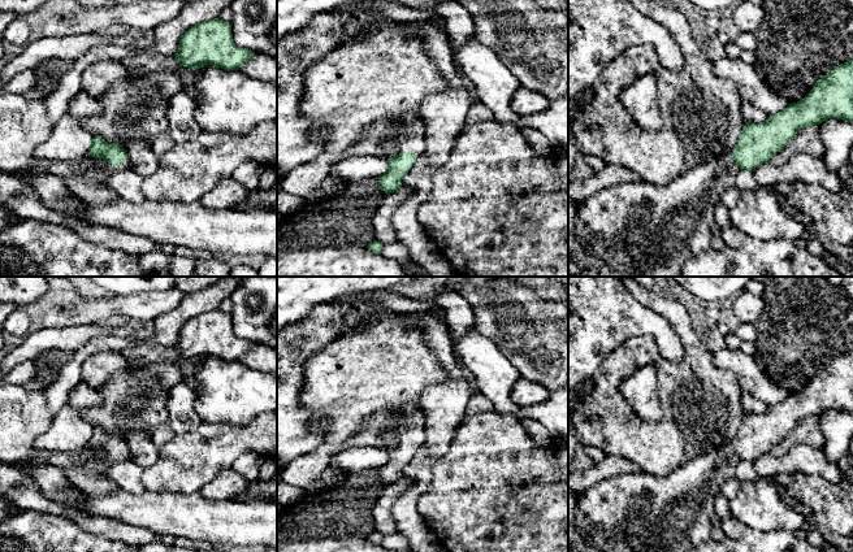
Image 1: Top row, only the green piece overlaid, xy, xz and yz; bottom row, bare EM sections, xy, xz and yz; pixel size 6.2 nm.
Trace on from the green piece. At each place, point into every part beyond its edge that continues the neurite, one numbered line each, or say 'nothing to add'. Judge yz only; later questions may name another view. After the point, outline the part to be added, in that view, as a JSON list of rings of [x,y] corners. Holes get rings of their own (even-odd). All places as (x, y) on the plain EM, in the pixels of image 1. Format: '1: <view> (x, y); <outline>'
1: yz (635, 512); [[[729,444],[700,453],[666,477],[640,471],[601,481],[580,494],[575,516],[568,521],[568,552],[688,552],[711,539],[715,497],[720,486],[735,477],[739,462]]]

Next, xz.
1: xz (386, 429); [[[407,405],[374,413],[348,440],[352,447],[369,445],[391,449],[403,443],[421,445],[426,438],[426,418],[420,407]]]

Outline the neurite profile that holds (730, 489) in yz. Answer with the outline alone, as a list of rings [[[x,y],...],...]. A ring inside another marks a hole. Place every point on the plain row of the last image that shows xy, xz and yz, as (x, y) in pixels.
[[[733,477],[720,486],[720,495],[731,500],[737,495],[740,486],[741,483]]]

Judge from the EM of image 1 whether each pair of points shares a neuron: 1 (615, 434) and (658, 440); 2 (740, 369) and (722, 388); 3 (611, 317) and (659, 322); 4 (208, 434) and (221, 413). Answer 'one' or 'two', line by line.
1: one
2: two
3: one
4: two

